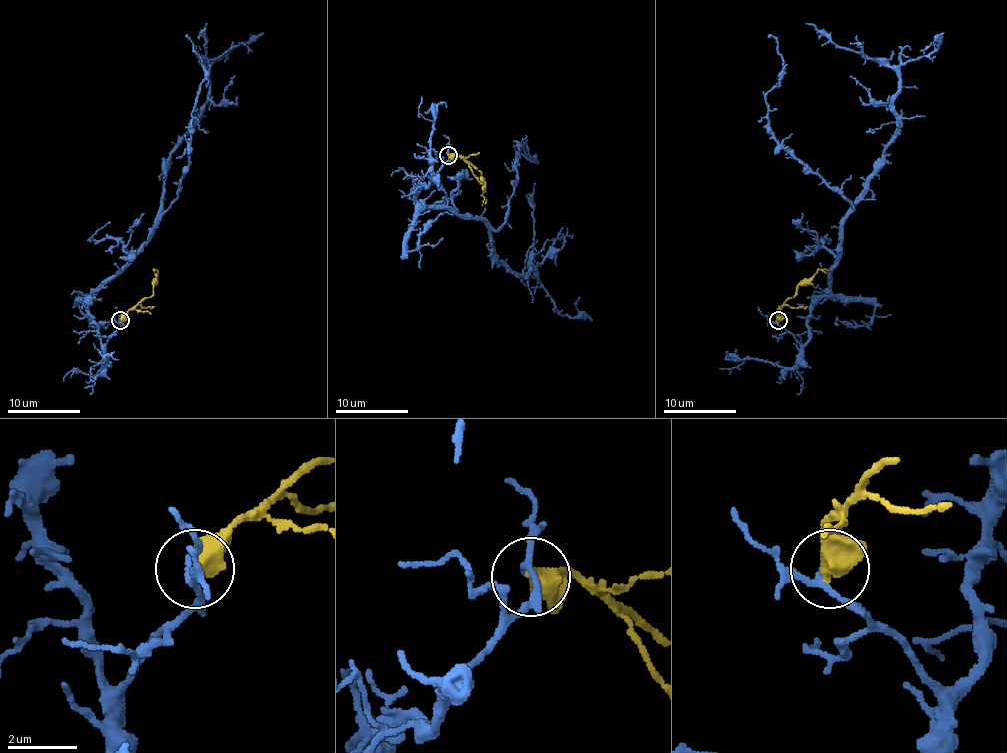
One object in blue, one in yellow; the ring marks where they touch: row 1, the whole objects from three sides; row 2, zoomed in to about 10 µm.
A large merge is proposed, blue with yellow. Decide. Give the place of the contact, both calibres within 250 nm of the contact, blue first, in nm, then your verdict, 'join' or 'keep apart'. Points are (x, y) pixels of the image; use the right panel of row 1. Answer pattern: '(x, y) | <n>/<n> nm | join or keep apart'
(778, 320) | 140/700 nm | keep apart

